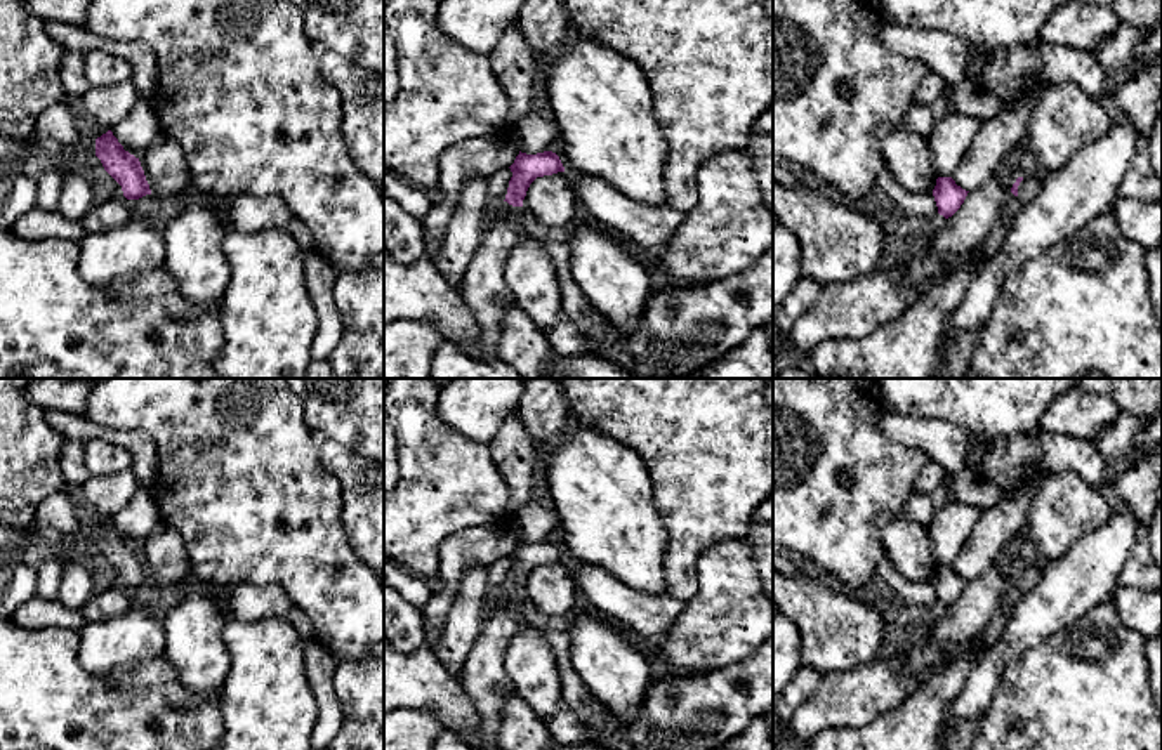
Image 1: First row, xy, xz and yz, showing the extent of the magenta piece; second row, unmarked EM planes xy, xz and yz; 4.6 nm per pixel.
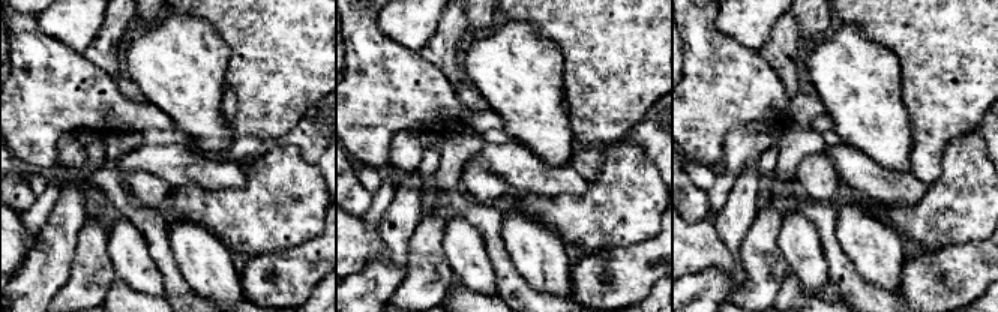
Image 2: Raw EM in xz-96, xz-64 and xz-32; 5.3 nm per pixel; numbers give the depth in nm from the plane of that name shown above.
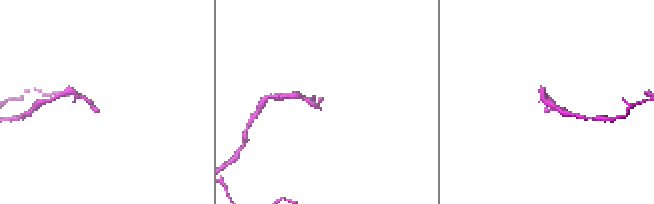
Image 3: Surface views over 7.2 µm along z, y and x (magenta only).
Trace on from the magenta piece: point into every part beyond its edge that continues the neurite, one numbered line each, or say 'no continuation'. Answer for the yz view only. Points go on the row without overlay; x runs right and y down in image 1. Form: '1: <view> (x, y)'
1: yz (1029, 575)

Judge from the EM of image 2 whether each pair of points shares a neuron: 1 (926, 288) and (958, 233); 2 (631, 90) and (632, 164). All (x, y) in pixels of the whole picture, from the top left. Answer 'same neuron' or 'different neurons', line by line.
1: different neurons
2: different neurons

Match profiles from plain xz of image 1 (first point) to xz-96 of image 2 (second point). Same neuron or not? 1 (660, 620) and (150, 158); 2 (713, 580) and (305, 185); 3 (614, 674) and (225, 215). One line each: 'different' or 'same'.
1: same
2: same
3: different

